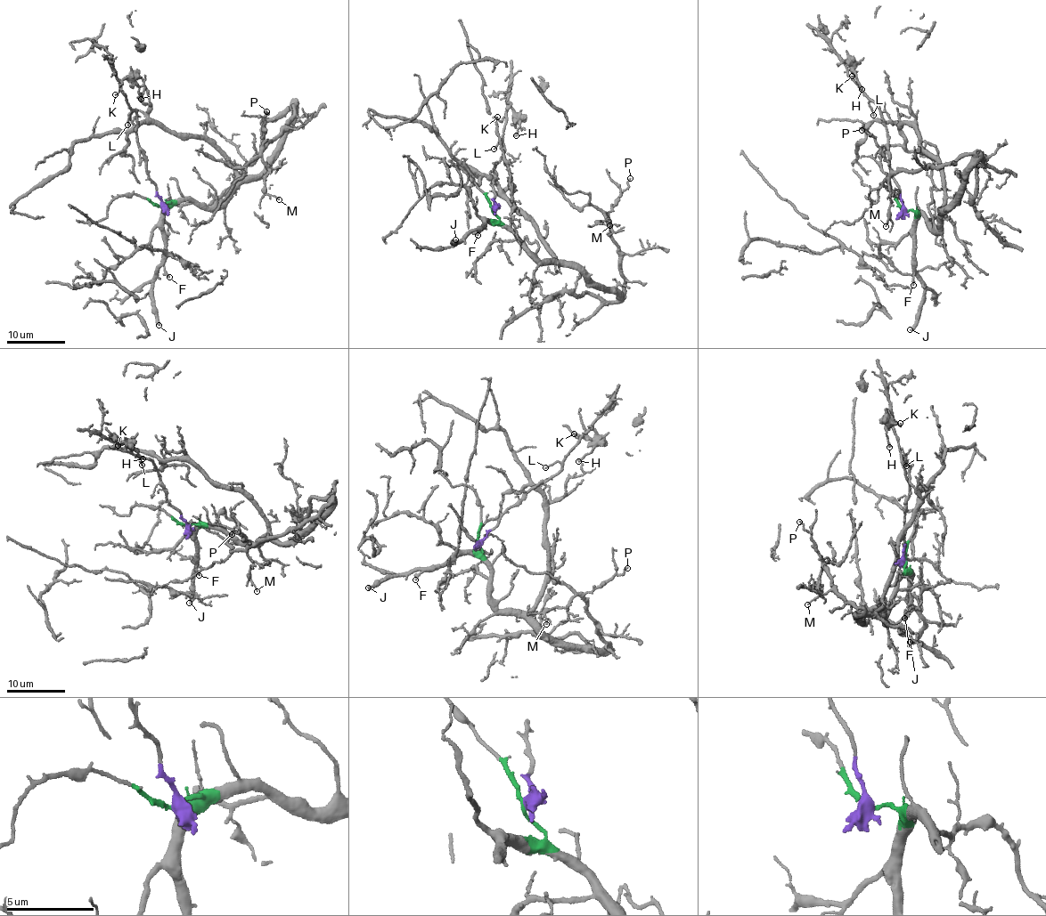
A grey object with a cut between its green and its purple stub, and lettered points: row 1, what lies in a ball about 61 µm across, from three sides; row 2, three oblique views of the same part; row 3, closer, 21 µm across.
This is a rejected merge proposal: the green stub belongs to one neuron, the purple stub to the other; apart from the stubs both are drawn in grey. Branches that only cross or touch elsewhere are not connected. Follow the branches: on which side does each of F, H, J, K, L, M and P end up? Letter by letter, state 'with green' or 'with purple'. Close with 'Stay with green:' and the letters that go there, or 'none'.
F: with green
H: with purple
J: with green
K: with purple
L: with purple
M: with green
P: with green
Stay with green: F, J, M, P

